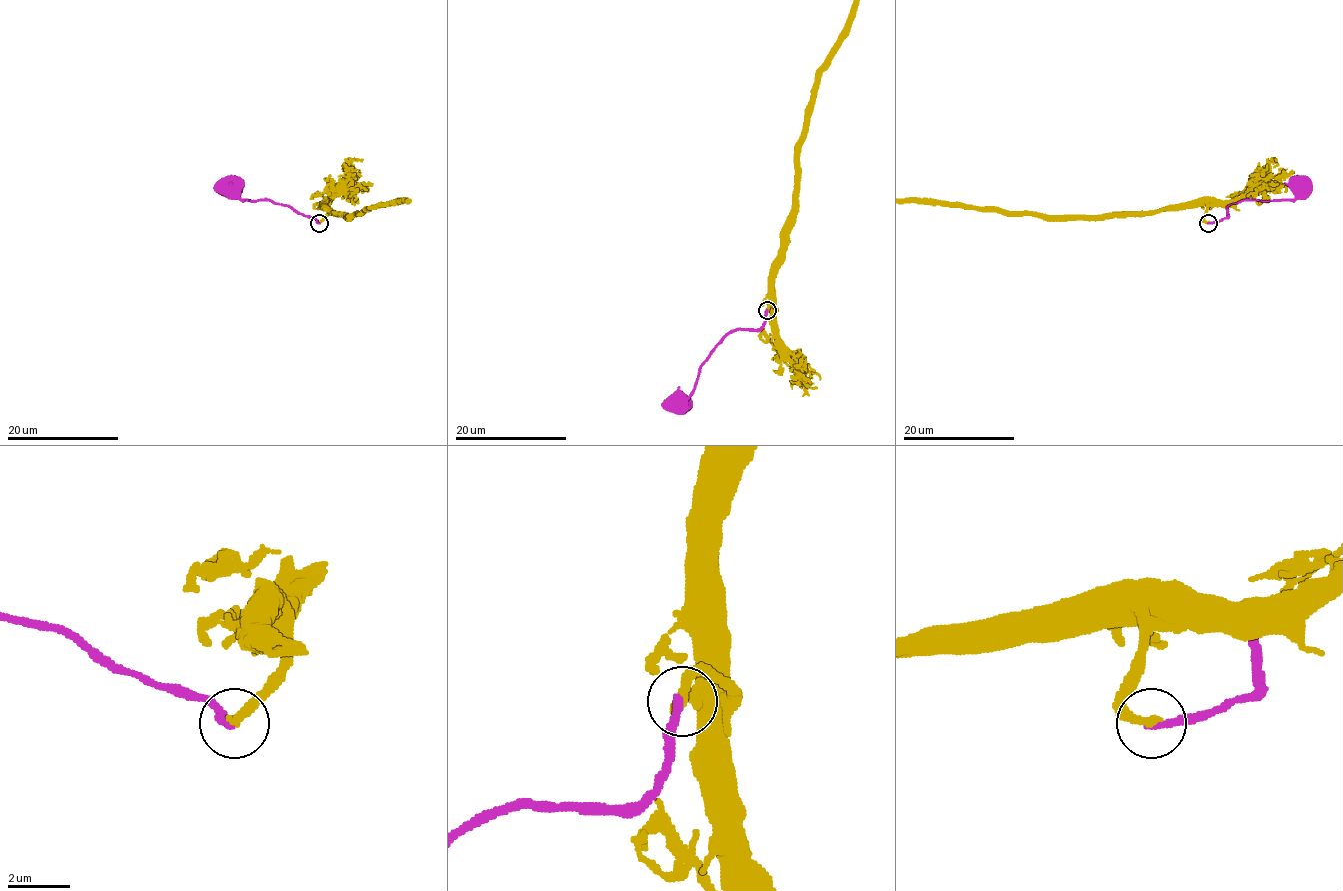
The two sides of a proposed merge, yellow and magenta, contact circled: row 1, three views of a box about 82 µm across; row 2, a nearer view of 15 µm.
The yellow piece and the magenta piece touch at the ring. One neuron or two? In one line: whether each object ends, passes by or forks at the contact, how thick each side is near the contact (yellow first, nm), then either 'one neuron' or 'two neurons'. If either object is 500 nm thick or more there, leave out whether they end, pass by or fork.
yellow ends | magenta ends | 320/280 nm | two neurons

